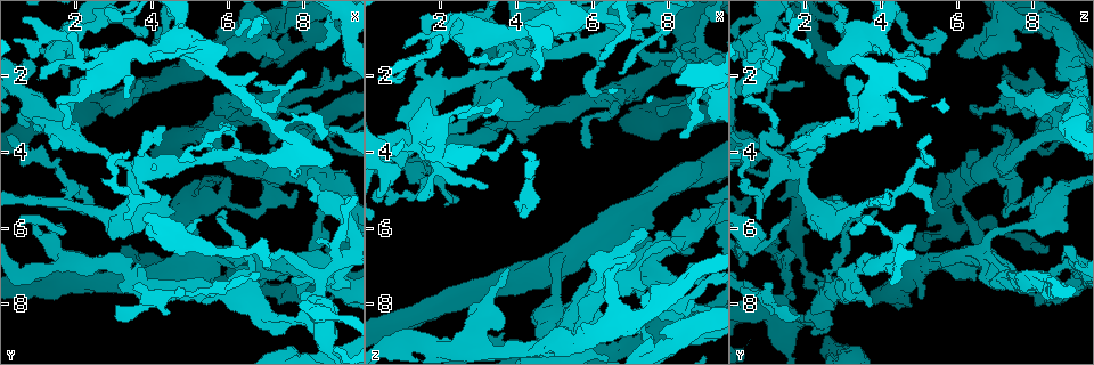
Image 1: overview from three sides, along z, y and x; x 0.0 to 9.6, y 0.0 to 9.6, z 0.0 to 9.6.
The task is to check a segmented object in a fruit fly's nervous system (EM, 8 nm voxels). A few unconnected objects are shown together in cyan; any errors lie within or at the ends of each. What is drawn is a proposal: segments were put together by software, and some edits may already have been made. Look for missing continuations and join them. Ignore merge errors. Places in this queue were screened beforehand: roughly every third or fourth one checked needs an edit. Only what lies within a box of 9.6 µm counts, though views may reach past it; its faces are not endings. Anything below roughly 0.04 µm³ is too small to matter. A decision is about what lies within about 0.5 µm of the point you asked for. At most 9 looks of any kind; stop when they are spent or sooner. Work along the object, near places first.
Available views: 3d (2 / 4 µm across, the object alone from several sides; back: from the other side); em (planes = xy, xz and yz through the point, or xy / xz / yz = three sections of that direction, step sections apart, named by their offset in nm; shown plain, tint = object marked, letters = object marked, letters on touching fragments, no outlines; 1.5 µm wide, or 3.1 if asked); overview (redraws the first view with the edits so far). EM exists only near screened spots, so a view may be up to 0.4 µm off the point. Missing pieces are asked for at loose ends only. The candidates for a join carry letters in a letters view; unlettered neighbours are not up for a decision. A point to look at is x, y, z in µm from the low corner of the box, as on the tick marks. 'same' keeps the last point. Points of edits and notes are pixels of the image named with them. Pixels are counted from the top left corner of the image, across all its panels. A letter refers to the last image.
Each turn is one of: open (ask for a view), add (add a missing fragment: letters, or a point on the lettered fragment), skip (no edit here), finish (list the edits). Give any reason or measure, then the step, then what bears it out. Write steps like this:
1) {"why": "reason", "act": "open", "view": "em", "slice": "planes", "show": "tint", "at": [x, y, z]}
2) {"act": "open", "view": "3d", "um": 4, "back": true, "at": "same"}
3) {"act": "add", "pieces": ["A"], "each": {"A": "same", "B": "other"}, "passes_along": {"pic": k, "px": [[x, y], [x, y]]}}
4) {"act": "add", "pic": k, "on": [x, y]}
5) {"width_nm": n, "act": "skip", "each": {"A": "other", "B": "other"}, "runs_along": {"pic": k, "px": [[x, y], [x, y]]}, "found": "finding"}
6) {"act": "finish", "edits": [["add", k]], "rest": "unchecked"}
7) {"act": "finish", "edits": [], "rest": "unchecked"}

{"why": "branch stops here", "act": "open", "view": "3d", "um": 4, "at": [0.80, 3.30, 4.55]}

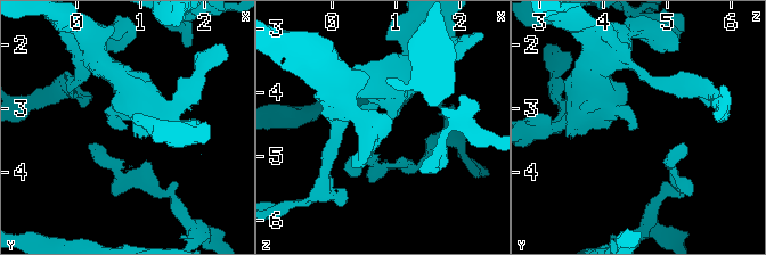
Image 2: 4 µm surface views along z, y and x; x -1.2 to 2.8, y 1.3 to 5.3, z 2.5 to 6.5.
{"why": "need the tissue", "act": "open", "view": "em", "slice": "xz", "step": 8, "show": "tint", "at": [0.80, 3.30, 4.50]}

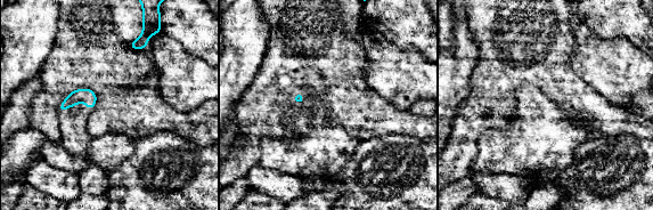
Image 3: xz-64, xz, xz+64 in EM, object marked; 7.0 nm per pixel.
{"why": "another direction", "act": "open", "view": "em", "slice": "planes", "show": "letters", "at": "same"}

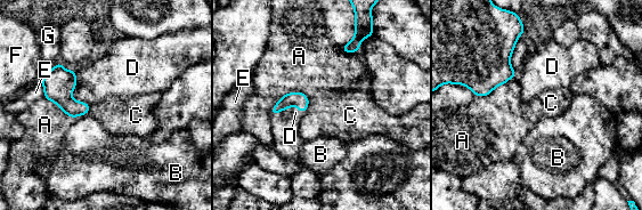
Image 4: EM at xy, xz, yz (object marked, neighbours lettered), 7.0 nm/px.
{"act": "skip", "each": {"A": "other", "B": "other", "C": "other", "D": "other", "E": "other", "F": "other", "G": "other"}, "border": {"pic": 4, "px": [[309, 99], [308, 107], [299, 113]]}, "found": "none of them fits"}

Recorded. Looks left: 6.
{"why": "an open end", "act": "open", "view": "em", "slice": "planes", "show": "letters", "at": [3.80, 2.20, 7.05]}

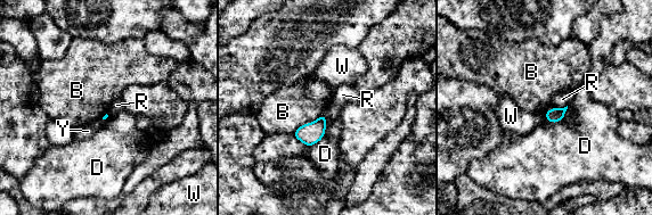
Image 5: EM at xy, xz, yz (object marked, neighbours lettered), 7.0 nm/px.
{"act": "skip", "each": {"B": "other", "D": "other", "R": "other", "W": "other", "Y": "other"}, "border": {"pic": 5, "px": [[567, 105], [549, 109]]}, "found": "no lettered fragment goes on from it"}

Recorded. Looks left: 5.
{"why": "branch stops here", "act": "open", "view": "em", "slice": "planes", "show": "tint", "at": [5.50, 4.90, 8.15]}

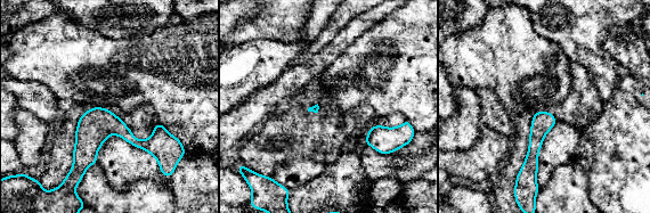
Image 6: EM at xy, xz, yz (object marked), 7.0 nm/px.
{"why": "what lies round it", "act": "open", "view": "em", "slice": "planes", "show": "letters", "at": "same"}

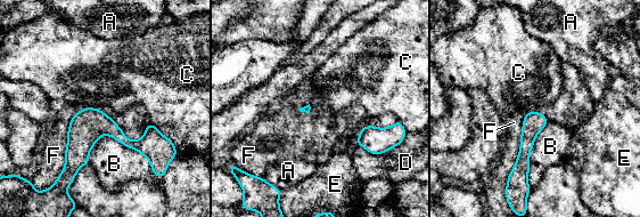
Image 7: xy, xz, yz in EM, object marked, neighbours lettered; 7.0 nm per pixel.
{"longest_contact_nm": ["B", 460], "act": "skip", "each": {"A": "other", "B": "other", "C": "other", "D": "other", "E": "other", "F": "other"}, "border": {"pic": 7, "px": [[149, 122], [172, 143]]}, "found": "none of them fits"}

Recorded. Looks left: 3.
{"why": "branch stops here", "act": "open", "view": "em", "slice": "planes", "show": "tint", "at": [1.60, 5.90, 4.90]}

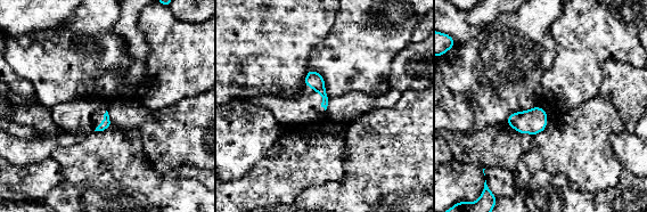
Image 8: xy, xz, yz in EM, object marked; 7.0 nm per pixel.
{"why": "see the neighbours", "act": "open", "view": "em", "slice": "planes", "show": "letters", "at": "same"}

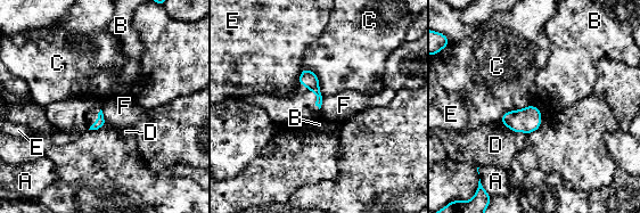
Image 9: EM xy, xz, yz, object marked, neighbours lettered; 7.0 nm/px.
{"act": "skip", "each": {"A": "other", "B": "other", "C": "other", "D": "other", "E": "other", "F": "other"}, "found": "none of them fits"}

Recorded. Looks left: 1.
{"act": "finish", "edits": [], "rest": "unchecked"}

